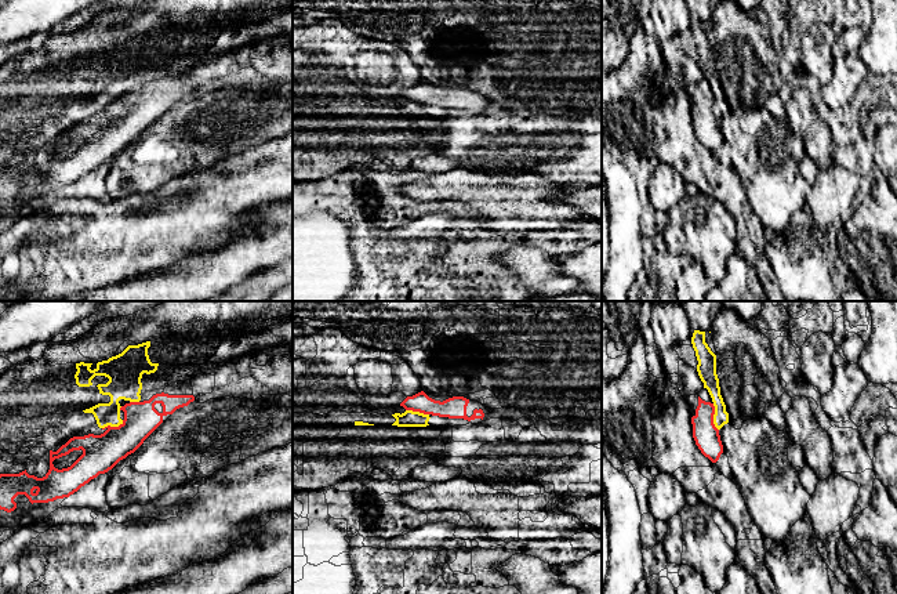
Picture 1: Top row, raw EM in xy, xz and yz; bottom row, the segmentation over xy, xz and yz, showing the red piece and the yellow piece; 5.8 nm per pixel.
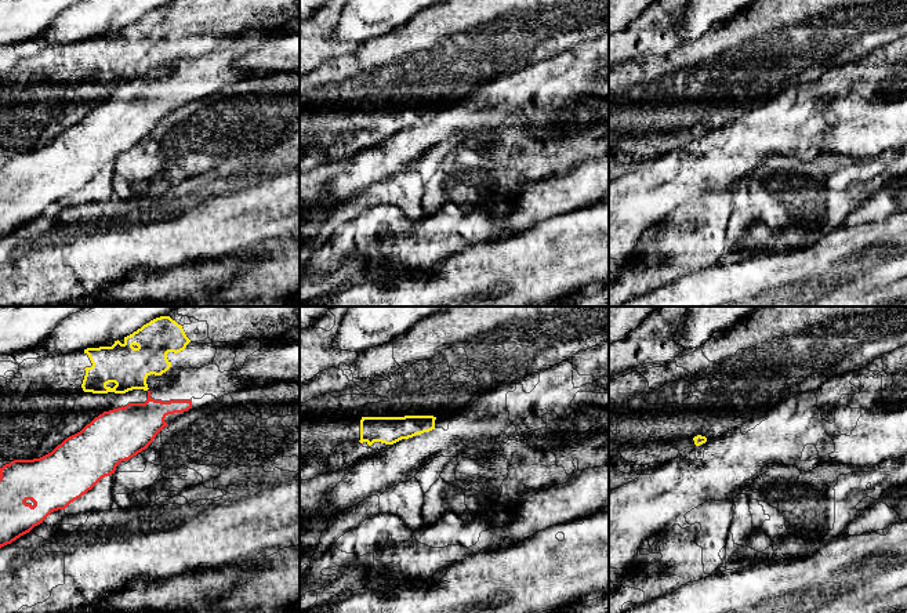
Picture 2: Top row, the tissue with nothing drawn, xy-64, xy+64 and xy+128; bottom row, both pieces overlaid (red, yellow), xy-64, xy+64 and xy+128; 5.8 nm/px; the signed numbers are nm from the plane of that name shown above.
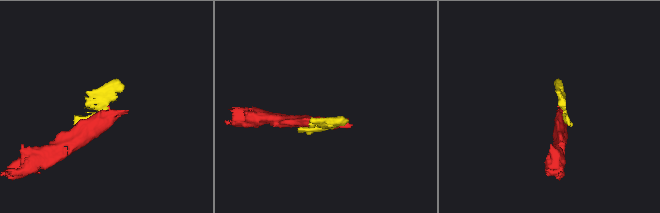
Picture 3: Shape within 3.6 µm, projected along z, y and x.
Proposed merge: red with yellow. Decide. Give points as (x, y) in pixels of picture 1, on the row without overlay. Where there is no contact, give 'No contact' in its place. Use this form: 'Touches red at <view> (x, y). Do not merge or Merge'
Touches red at yz (712, 108). Do not merge

